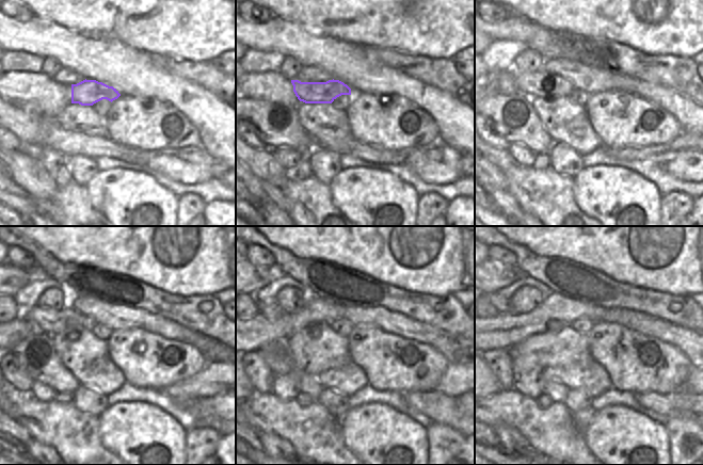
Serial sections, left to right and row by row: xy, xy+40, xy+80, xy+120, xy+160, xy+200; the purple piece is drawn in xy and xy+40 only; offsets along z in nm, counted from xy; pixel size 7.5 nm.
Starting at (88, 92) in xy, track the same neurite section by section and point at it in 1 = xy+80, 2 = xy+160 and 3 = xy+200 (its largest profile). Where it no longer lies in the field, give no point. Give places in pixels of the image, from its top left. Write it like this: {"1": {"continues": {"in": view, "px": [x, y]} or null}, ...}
{"1": {"continues": {"in": "xy+80", "px": [541, 83]}}, "2": {"continues": {"in": "xy+160", "px": [273, 311]}}, "3": {"continues": {"in": "xy+200", "px": [501, 304]}}}

